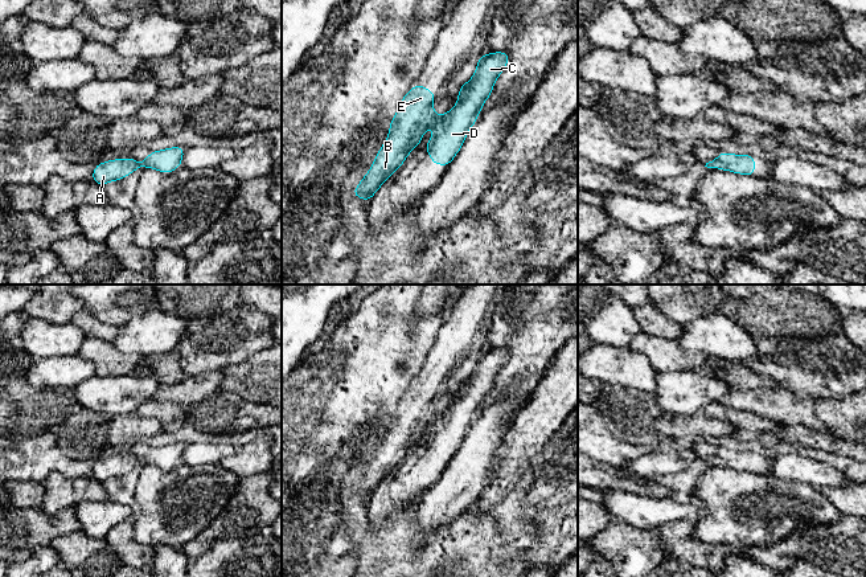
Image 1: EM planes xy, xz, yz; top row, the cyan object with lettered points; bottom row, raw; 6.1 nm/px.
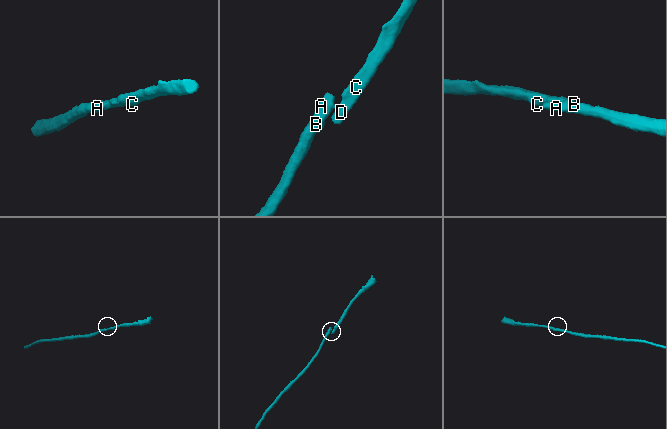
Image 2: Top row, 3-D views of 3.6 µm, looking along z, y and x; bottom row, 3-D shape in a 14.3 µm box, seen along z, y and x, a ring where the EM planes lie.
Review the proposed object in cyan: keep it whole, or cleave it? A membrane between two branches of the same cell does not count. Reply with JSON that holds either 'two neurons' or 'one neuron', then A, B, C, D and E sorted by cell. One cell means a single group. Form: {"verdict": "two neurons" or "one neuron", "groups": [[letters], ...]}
{"verdict": "two neurons", "groups": [["A", "B", "E"], ["C", "D"]]}

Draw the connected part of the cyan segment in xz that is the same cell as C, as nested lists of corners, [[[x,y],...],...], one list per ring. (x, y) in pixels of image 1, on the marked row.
[[[506,52],[481,54],[481,57],[477,60],[475,74],[459,89],[459,99],[456,105],[446,114],[438,115],[432,124],[435,134],[431,136],[426,147],[427,155],[431,157],[435,165],[448,167],[457,152],[461,150],[467,134],[471,131],[472,126],[477,120],[481,107],[493,93],[494,82],[504,71],[508,62],[509,54]]]

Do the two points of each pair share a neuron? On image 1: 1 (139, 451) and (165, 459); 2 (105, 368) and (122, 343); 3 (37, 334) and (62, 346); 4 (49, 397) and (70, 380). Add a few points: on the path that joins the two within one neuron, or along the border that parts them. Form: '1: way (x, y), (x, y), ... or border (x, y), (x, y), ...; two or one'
1: way (146, 454), (159, 457); one
2: border (113, 343), (123, 352), (135, 352), (142, 356); two
3: way (44, 339), (56, 340); one
4: border (31, 385), (36, 388), (69, 388), (72, 391); two

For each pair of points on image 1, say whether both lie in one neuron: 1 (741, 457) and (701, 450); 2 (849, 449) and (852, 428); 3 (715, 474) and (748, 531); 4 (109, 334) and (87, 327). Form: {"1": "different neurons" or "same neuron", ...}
{"1": "same neuron", "2": "different neurons", "3": "same neuron", "4": "same neuron"}

